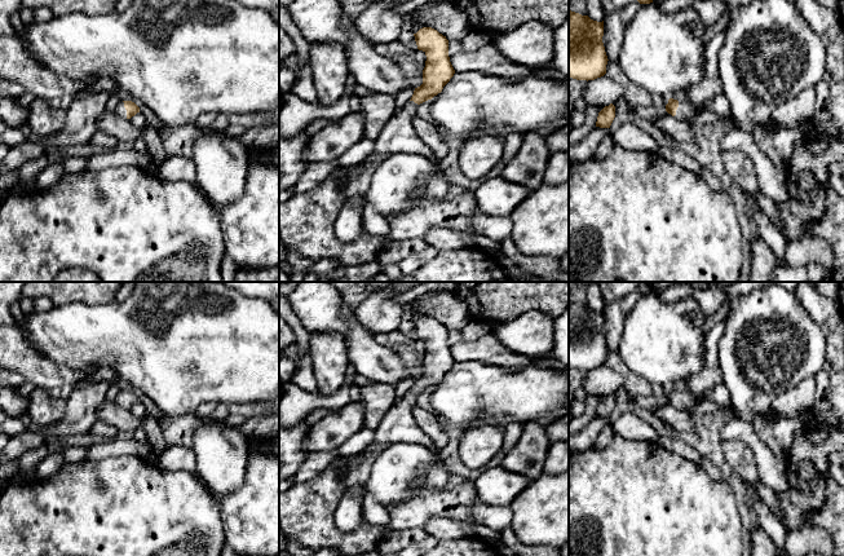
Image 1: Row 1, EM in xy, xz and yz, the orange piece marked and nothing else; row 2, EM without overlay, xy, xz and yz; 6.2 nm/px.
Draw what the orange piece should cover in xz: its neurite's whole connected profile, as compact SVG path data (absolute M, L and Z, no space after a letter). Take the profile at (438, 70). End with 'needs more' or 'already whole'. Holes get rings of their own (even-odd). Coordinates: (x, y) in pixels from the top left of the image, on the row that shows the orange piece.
M423 27L414 34L419 50L427 56L423 70L423 84L415 88L411 100L397 111L375 140L374 151L366 160L377 163L377 158L394 153L415 153L427 158L437 172L441 172L439 159L417 137L412 119L416 107L442 92L454 76L455 70L448 57L448 40L432 27Z; needs more

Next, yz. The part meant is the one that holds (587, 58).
M569 10L569 78L595 80L606 74L604 21Z; already whole

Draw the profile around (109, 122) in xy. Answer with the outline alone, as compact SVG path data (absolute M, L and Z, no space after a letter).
M106 110L97 119L97 131L112 134L119 142L131 145L142 137L142 129L136 128L129 119L119 116L115 111Z

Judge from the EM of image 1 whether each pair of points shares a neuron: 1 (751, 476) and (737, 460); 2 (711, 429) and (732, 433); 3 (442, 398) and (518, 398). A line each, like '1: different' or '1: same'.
1: same
2: different
3: same

